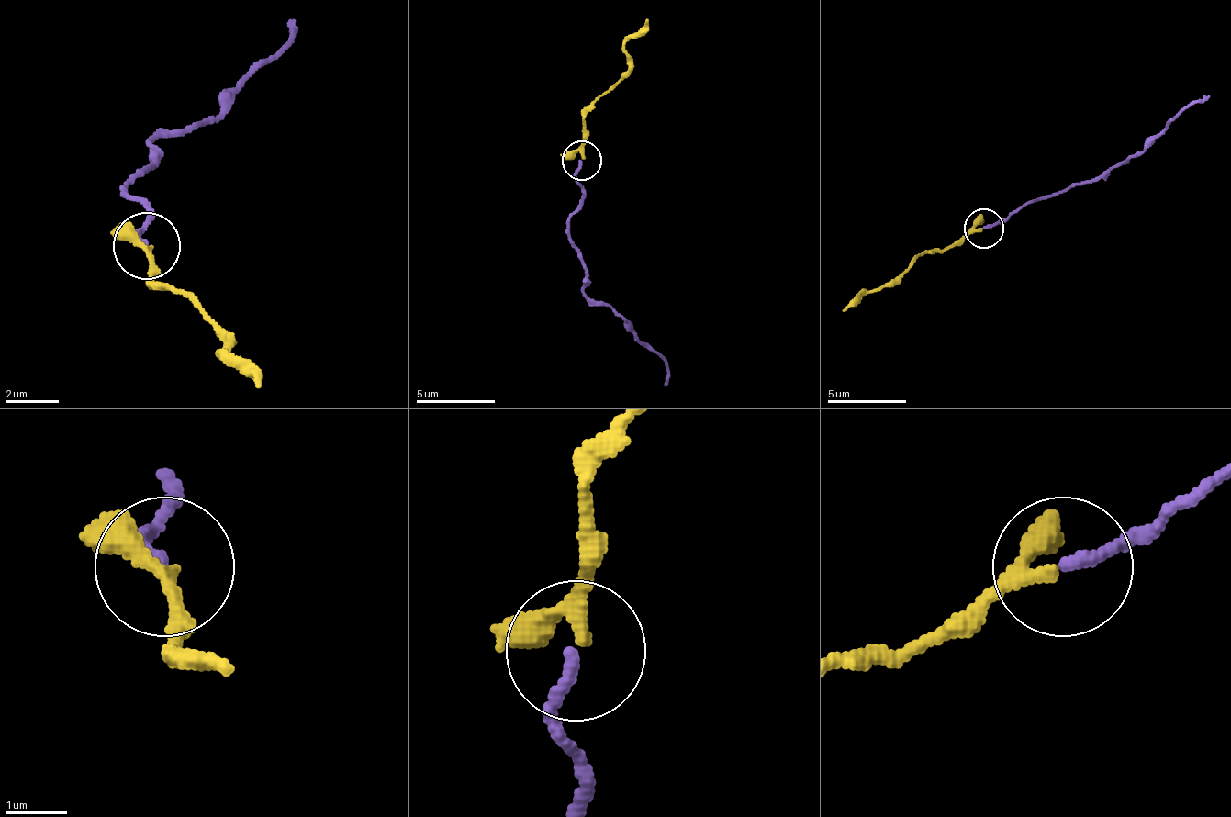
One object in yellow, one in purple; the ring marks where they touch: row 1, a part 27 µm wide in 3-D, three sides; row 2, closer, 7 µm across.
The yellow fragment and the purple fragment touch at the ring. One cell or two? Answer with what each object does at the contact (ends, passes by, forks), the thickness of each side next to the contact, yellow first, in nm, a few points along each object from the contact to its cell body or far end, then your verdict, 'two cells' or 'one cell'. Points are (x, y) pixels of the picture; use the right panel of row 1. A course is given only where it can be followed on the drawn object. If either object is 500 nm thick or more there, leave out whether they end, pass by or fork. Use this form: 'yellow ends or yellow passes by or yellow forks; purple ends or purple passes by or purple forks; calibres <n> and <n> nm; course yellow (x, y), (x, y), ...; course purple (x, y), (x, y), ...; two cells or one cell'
yellow passes by; purple ends; calibres 190 and 220 nm; course yellow (982, 229), (967, 229), (935, 249), (920, 252), (892, 280), (868, 292), (841, 311); course purple (982, 229), (1046, 194), (1104, 178), (1116, 166), (1128, 162), (1187, 107), (1211, 95); one cell

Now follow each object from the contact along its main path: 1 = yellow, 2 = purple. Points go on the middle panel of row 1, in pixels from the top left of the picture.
1: (580, 159), (584, 112), (627, 69), (623, 45), (647, 17)
2: (580, 159), (580, 203), (568, 222), (584, 281), (584, 293), (608, 305), (666, 363), (666, 387)

